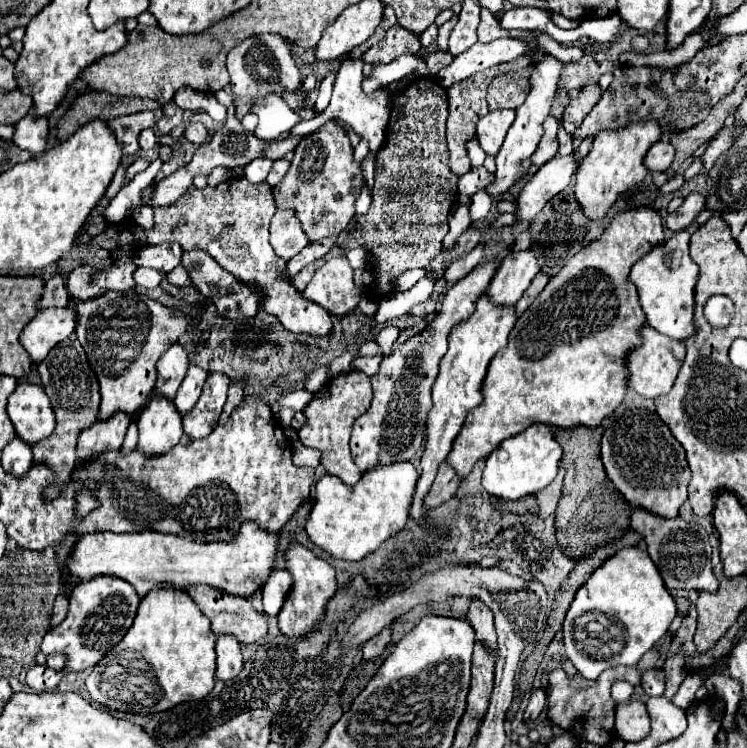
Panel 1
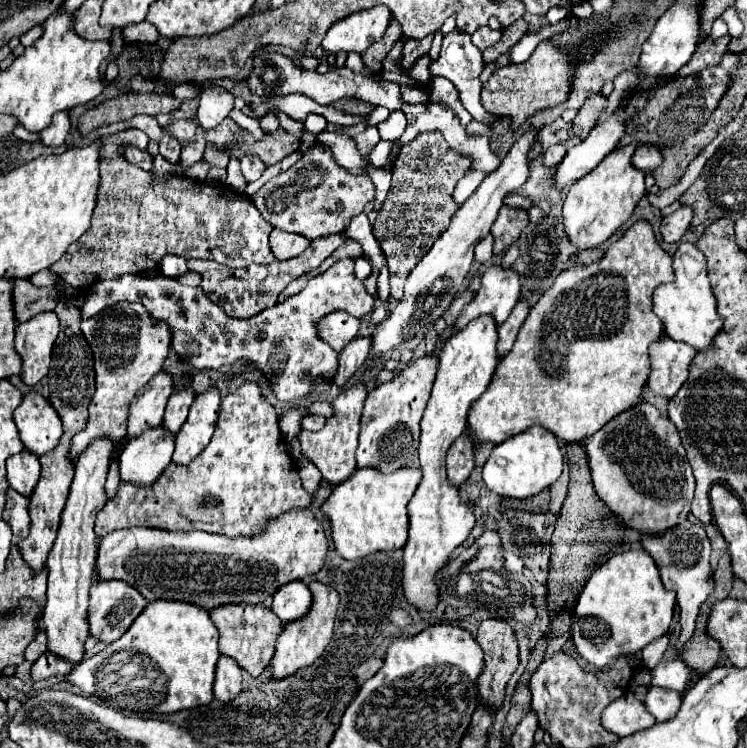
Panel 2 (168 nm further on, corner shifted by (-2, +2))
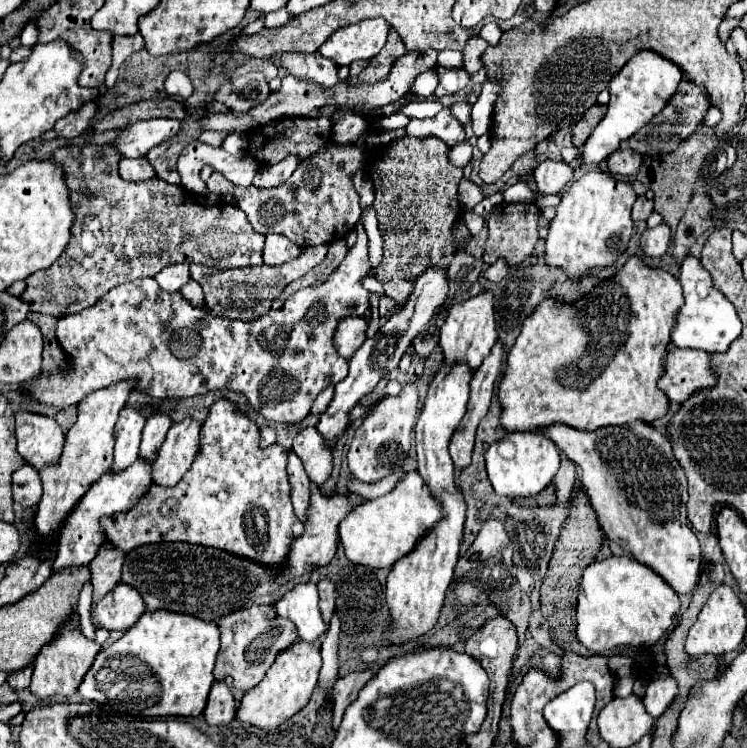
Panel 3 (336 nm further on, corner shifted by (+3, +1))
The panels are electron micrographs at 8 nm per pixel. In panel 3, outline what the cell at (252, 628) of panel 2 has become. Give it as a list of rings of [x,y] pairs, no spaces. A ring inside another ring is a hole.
[[[259,605],[259,607],[235,611],[227,617],[221,617],[217,625],[221,631],[221,649],[217,653],[217,663],[213,673],[217,679],[231,677],[233,687],[239,691],[253,689],[265,677],[275,657],[301,639],[297,627],[289,619],[279,617],[273,605]]]

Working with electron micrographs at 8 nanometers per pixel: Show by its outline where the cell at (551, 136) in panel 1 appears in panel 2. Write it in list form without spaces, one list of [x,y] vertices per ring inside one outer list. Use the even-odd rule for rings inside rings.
[[[554,144],[554,146],[550,146],[546,152],[544,152],[544,166],[556,166],[562,158],[564,158],[564,154],[566,154],[566,146],[564,144]]]

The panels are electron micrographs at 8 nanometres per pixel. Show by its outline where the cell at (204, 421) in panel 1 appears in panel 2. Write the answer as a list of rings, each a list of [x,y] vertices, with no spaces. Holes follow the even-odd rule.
[[[212,386],[196,396],[182,430],[176,434],[176,452],[172,456],[174,462],[190,464],[208,446],[216,430],[220,402],[222,396],[218,388]]]

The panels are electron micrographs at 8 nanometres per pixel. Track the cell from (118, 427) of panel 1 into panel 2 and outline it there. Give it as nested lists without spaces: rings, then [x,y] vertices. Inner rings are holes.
[[[100,436],[80,454],[76,462],[76,476],[70,486],[70,496],[62,512],[58,538],[48,554],[48,602],[44,608],[44,628],[48,632],[48,650],[78,664],[84,656],[84,642],[88,638],[88,590],[94,578],[96,564],[96,534],[94,522],[98,512],[106,506],[104,484],[114,456],[114,442],[108,436]]]

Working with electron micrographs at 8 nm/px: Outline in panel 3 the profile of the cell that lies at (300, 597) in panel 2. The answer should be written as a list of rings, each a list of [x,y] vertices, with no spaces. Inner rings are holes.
[[[311,581],[297,583],[291,591],[281,595],[281,599],[275,603],[275,609],[281,617],[287,617],[297,625],[303,641],[313,643],[327,631],[327,625],[319,611],[317,585]]]

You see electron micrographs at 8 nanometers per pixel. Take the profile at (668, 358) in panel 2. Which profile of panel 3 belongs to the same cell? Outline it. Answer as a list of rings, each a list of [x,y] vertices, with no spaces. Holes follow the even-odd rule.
[[[679,347],[669,349],[665,375],[659,379],[659,387],[671,401],[683,403],[697,391],[713,389],[715,385],[717,375],[711,369],[711,353]]]

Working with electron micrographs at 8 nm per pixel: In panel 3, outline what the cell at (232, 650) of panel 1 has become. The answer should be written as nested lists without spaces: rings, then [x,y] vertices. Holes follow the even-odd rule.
[[[215,681],[203,717],[209,725],[229,725],[235,719],[235,699],[223,681]]]

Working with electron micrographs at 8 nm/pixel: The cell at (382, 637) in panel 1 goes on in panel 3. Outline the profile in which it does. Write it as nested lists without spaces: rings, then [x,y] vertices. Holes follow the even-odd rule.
[[[359,671],[359,673],[349,673],[347,677],[337,679],[335,689],[333,689],[333,729],[337,731],[345,709],[355,701],[359,691],[365,687],[365,683],[373,677],[371,671]]]

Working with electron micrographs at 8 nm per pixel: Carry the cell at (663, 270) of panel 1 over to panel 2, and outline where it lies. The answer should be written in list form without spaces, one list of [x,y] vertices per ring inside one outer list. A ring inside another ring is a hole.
[[[680,242],[674,252],[674,280],[660,284],[652,294],[652,310],[664,324],[664,334],[672,340],[686,342],[696,350],[704,350],[712,336],[722,328],[722,320],[716,314],[716,300],[706,276],[706,258],[690,242]]]

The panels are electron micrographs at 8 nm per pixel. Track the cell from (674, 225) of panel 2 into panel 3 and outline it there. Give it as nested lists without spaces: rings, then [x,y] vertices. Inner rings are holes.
[[[663,223],[653,227],[653,229],[643,231],[643,235],[641,235],[641,249],[647,257],[665,255],[669,245],[671,245],[671,231]]]

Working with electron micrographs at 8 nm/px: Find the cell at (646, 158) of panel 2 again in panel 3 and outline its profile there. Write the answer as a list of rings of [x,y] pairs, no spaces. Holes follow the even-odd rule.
[[[617,149],[607,157],[607,171],[611,175],[635,175],[641,165],[639,153],[631,149]]]

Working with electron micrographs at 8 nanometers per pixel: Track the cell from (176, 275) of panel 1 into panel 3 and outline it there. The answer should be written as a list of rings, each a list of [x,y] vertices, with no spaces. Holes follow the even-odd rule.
[[[193,279],[181,289],[181,293],[183,293],[183,297],[185,297],[191,305],[195,305],[197,309],[207,309],[205,297],[203,297],[203,289],[201,289],[201,285],[195,283]]]

